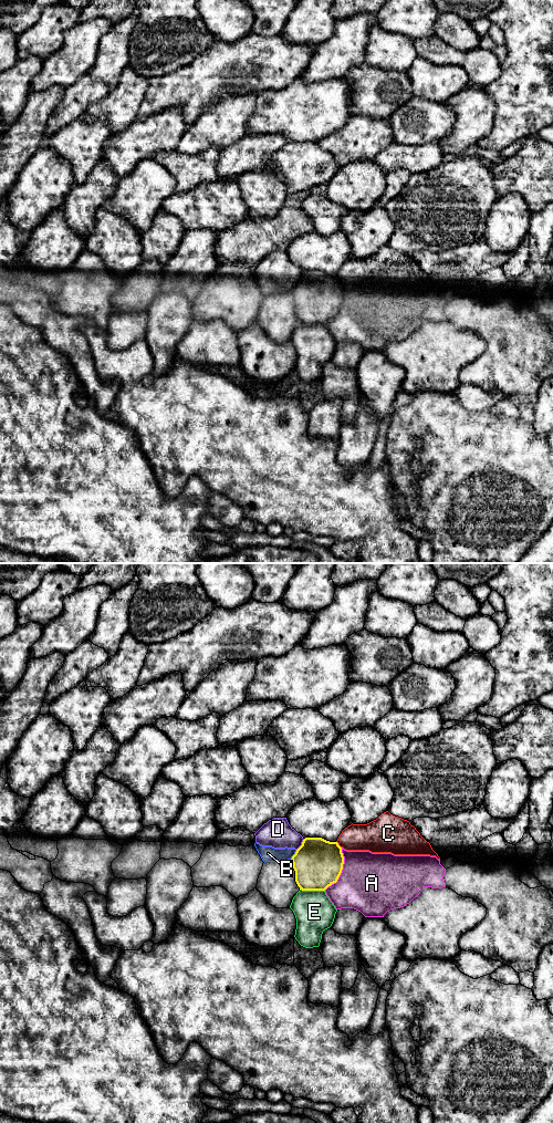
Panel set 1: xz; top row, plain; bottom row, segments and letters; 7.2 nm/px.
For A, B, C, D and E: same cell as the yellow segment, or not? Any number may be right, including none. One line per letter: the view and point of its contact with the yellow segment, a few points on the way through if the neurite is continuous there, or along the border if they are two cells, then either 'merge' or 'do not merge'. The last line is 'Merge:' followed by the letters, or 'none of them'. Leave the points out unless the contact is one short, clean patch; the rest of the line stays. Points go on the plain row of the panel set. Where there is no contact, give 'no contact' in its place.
A: xz (341, 304) | do not merge
B: xz (294, 288) | do not merge
C: xz (337, 278) | do not merge
D: xz (302, 278) | do not merge
E: xz (312, 323) | do not merge
Merge: none of them

